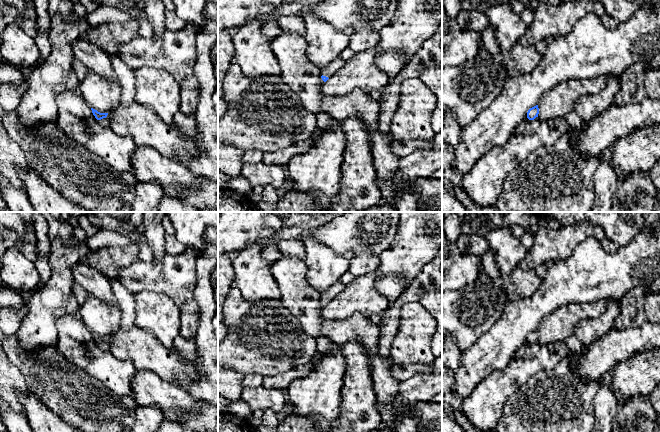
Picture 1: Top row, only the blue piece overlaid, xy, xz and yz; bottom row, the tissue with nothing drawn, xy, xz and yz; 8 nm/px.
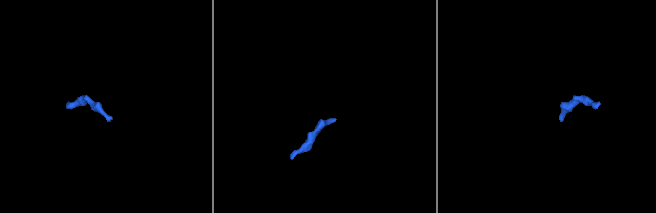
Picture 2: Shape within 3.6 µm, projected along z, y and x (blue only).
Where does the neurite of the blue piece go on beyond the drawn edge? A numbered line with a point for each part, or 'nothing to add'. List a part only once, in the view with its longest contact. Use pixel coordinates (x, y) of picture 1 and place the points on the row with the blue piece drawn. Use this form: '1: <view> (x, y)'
1: xy (105, 122)

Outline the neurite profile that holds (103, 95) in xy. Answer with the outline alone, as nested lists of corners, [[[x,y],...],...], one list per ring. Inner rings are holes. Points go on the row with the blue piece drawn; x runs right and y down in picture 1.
[[[89,71],[80,82],[77,91],[90,108],[108,113],[121,103],[121,87],[117,80],[107,80]]]

